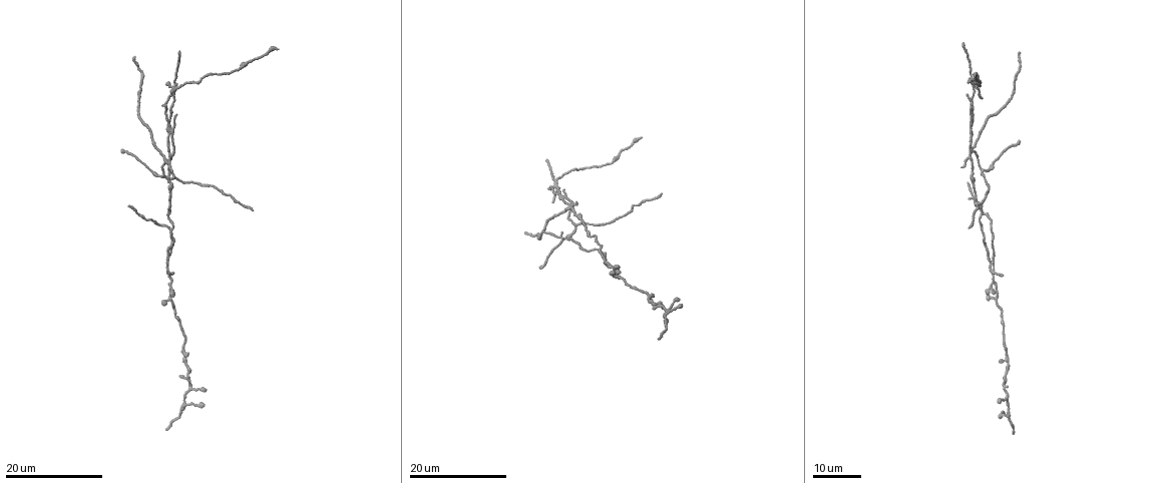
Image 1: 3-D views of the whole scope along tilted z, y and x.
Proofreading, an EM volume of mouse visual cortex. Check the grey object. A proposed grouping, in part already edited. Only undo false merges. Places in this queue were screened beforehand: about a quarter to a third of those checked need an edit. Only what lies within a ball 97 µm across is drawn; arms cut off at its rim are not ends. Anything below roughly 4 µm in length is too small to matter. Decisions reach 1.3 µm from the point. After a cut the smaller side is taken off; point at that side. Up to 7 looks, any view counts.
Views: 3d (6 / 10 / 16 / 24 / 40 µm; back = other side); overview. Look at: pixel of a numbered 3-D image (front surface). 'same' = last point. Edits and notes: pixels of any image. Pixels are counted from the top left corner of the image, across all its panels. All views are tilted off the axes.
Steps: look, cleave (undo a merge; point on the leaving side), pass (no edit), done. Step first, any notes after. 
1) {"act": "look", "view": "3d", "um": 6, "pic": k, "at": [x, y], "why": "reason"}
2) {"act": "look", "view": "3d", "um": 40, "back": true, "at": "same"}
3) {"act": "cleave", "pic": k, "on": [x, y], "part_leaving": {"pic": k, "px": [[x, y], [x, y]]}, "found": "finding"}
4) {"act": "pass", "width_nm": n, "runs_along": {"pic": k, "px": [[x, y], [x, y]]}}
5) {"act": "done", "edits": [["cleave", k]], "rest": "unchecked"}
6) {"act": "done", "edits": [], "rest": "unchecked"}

{"act": "look", "view": "3d", "um": 24, "pic": 1, "at": [1006, 363], "why": "two arms in line, one across"}

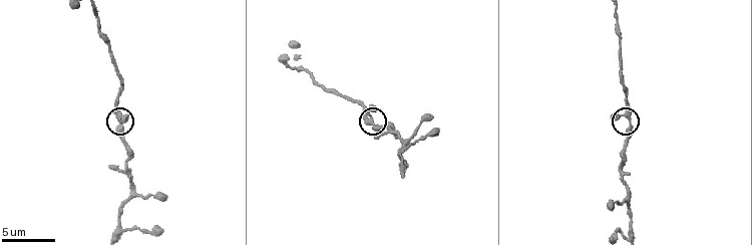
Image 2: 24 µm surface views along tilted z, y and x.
{"act": "look", "view": "3d", "um": 6, "pic": 2, "at": [629, 121]}

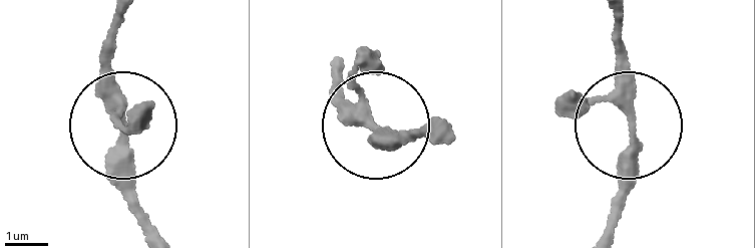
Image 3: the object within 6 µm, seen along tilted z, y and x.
{"act": "pass", "arms": 3, "runs_along": {"pic": 3, "px": [[616, 23], [630, 179], [612, 231]]}, "found": "one cell here"}

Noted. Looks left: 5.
{"act": "look", "view": "3d", "um": 16, "pic": 1, "at": [996, 289]}

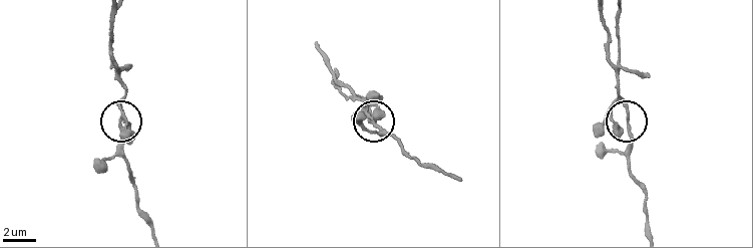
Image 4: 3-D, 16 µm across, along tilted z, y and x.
{"act": "look", "view": "3d", "um": 6, "pic": 4, "at": [625, 115]}

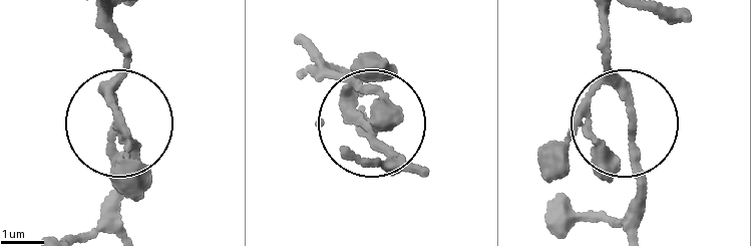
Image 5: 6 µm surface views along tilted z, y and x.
{"act": "look", "view": "3d", "um": 6, "back": true, "pic": 5, "at": [631, 118], "why": "other side"}

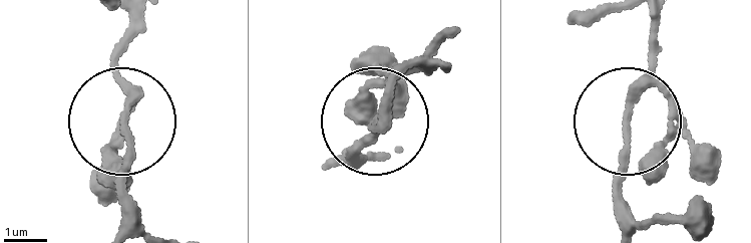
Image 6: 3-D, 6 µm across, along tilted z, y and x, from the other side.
{"act": "pass", "width_nm": 190, "runs_along": {"pic": 6, "px": [[656, 15], [628, 119], [618, 228]]}, "found": "continuous, no second cell"}

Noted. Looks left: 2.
{"act": "look", "view": "3d", "um": 24, "pic": 1, "at": [175, 85], "why": "thin arm on a thick one"}

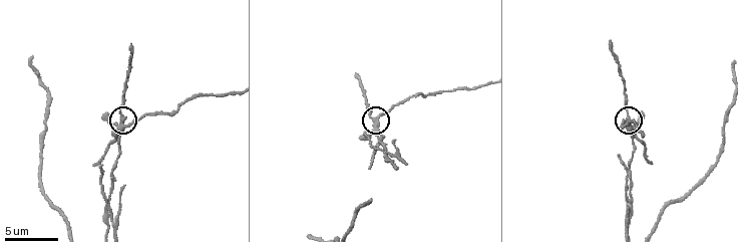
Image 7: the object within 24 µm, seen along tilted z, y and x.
{"act": "look", "view": "3d", "um": 6, "pic": 7, "at": [378, 120]}

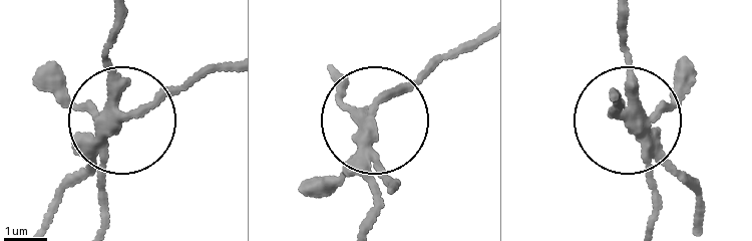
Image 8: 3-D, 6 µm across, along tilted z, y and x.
{"act": "cleave", "pic": 8, "on": [166, 87], "part_leaving": {"pic": 8, "px": [[116, 116], [228, 72]]}, "found": "two cells meet here"}

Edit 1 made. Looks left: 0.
{"act": "done", "edits": [["cleave", 8]], "rest": "unchecked"}

